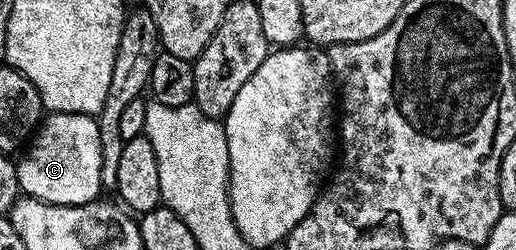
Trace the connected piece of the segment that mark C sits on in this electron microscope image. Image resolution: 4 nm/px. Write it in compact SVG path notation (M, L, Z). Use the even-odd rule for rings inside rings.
M61 111L45 114L20 157L16 163L18 185L29 199L78 206L97 200L103 192L102 137L93 116Z

